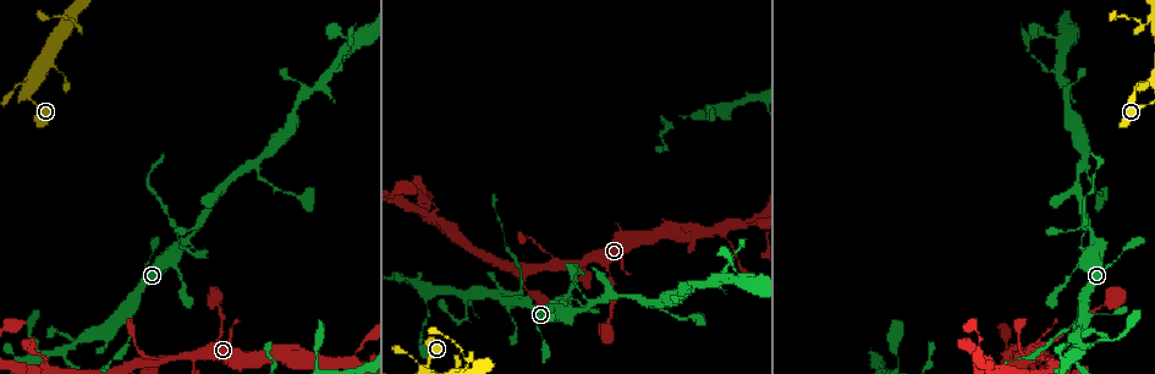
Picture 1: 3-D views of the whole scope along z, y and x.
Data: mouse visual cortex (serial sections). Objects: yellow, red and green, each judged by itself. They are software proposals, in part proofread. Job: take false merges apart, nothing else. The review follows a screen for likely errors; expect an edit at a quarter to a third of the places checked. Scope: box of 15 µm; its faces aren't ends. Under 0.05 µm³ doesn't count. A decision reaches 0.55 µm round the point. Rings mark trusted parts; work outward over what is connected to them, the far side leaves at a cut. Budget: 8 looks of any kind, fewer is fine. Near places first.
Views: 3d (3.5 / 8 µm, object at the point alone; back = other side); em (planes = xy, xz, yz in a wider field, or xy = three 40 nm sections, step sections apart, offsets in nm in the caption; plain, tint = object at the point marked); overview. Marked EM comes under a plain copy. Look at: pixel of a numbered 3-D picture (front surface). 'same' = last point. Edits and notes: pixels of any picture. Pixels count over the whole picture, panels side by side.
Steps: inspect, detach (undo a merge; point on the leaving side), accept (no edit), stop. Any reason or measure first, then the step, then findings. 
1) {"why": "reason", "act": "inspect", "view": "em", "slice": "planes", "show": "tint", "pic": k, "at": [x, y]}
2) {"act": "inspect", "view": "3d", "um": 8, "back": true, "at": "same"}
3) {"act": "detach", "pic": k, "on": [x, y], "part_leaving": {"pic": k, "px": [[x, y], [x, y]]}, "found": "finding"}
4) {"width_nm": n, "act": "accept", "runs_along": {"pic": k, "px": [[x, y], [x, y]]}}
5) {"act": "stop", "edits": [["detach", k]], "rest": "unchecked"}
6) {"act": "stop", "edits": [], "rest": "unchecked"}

{"why": "side arm on a straight run", "act": "inspect", "view": "3d", "um": 3.5, "pic": 1, "at": [557, 266]}

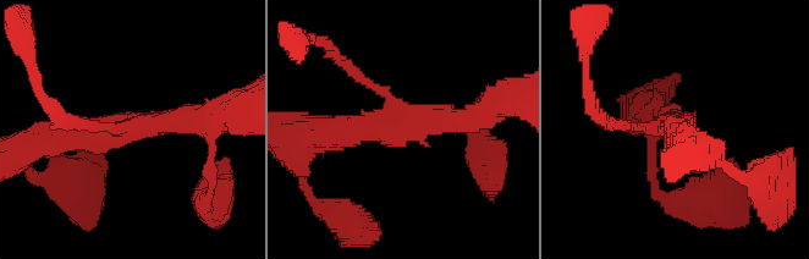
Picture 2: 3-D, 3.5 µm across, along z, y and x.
{"act": "inspect", "view": "em", "slice": "xy", "step": 2, "show": "tint", "pic": 2, "at": [399, 120]}

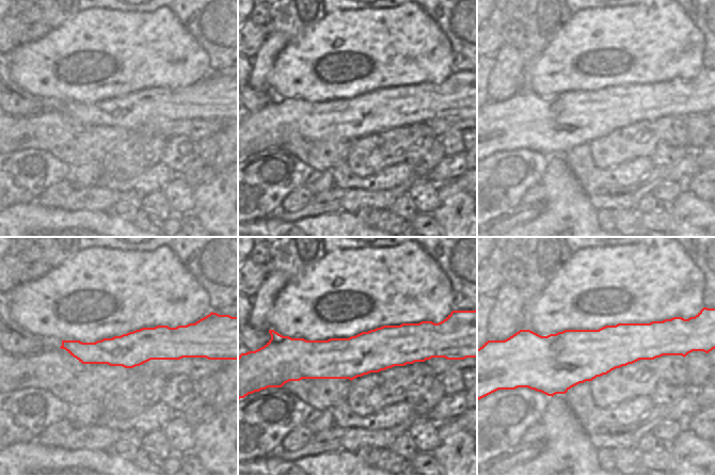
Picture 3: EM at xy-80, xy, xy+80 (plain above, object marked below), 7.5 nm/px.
{"arm_widths_nm": [100, 300, 350], "act": "accept", "runs_along": {"pic": 3, "px": [[287, 348], [299, 352], [428, 355]]}, "found": "continuous, no second cell"}

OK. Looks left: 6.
{"why": "sudden change in width", "act": "inspect", "view": "3d", "um": 3.5, "pic": 1, "at": [521, 291]}

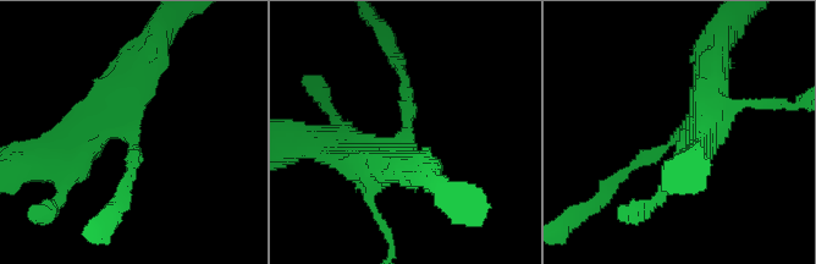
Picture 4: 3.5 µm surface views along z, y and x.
{"arm_widths_nm": [150, 350], "why": "now the EM", "act": "inspect", "view": "em", "slice": "xy", "step": 2, "show": "tint", "pic": 4, "at": [673, 142]}

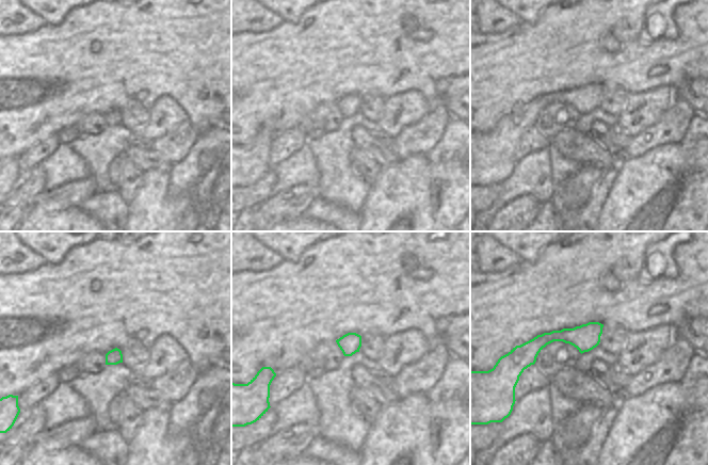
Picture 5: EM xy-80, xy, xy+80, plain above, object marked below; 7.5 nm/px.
{"act": "detach", "pic": 4, "on": [404, 88], "found": "a second cell is stuck on"}

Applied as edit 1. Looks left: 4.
{"act": "inspect", "view": "overview"}

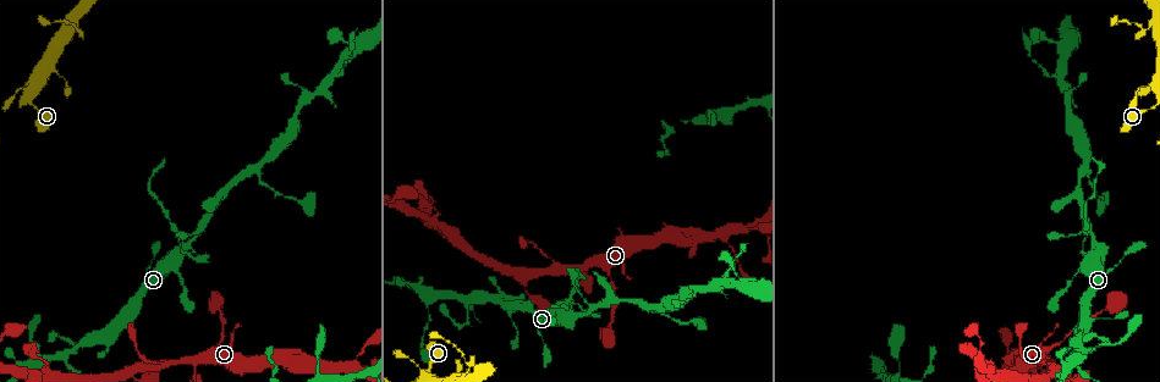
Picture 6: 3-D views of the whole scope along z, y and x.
{"act": "inspect", "view": "3d", "um": 8, "pic": 6, "at": [66, 368]}

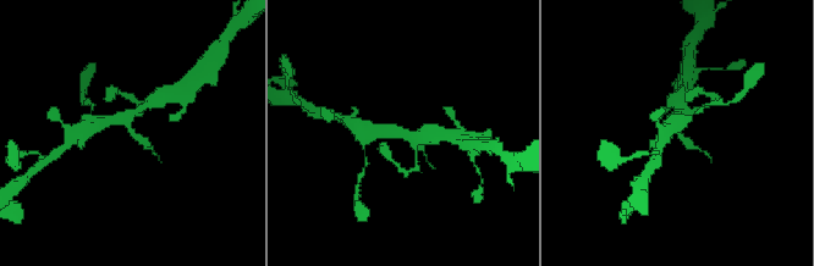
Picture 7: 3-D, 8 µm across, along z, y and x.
{"why": "closer look", "act": "inspect", "view": "3d", "um": 3.5, "back": true, "pic": 7, "at": [132, 132]}

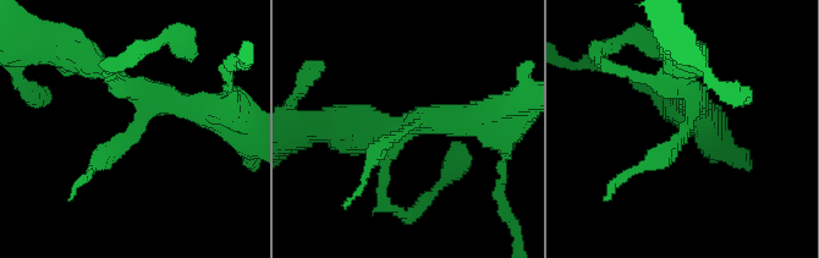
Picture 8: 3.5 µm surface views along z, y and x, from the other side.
{"arms": 3, "arm_widths_nm": [200, 250, 350], "why": "need the tissue", "act": "inspect", "view": "em", "slice": "xy", "step": 3, "show": "tint", "pic": 8, "at": [408, 128]}

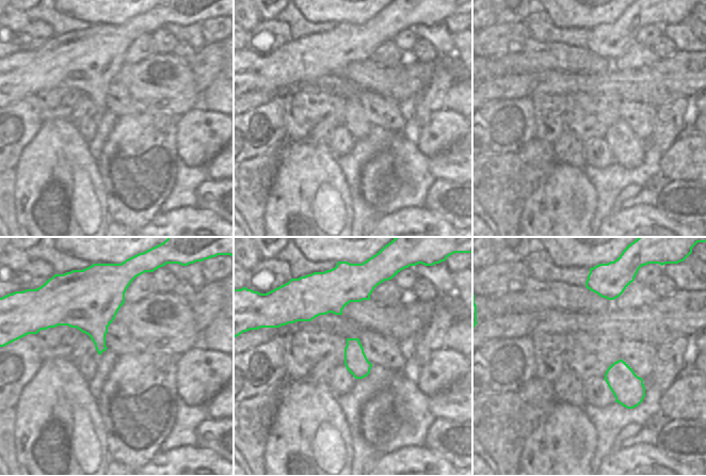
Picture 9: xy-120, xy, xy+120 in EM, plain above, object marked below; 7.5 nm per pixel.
{"act": "accept", "runs_along": {"pic": 8, "px": [[682, 75], [688, 127], [636, 169]]}, "found": "continuous, no second cell"}

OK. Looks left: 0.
{"act": "stop", "edits": [["detach", 4]], "rest": "unchecked"}

